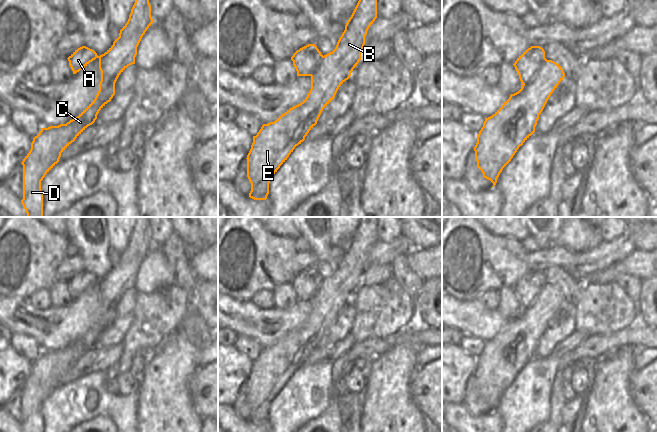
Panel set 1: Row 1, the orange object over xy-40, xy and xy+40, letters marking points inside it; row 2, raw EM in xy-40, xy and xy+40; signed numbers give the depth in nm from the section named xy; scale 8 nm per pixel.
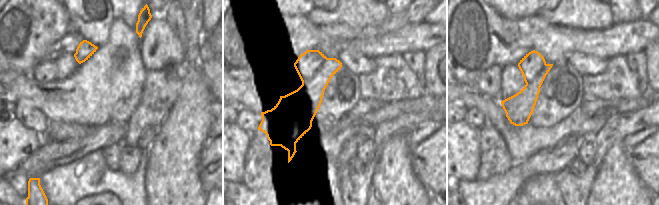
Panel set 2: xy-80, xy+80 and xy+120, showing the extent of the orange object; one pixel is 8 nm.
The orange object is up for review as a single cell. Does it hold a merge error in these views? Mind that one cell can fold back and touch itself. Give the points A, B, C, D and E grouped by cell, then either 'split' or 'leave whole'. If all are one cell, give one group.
A / B C D E | split

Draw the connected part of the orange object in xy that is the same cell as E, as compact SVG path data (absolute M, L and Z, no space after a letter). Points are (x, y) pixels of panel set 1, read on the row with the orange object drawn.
M359 0L335 49L324 55L321 63L311 76L311 89L307 97L290 108L274 122L263 124L247 155L247 177L251 183L249 197L266 200L269 183L280 166L287 160L296 146L301 144L309 131L317 124L323 109L333 100L339 87L350 78L353 69L361 60L365 37L369 27L377 18L377 0Z

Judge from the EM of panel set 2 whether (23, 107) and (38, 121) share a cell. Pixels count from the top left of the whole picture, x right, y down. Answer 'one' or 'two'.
one

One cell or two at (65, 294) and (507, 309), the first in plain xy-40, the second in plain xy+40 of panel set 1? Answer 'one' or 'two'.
one

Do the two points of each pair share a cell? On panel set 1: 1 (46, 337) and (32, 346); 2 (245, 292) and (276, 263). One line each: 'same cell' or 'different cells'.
1: different cells
2: same cell

